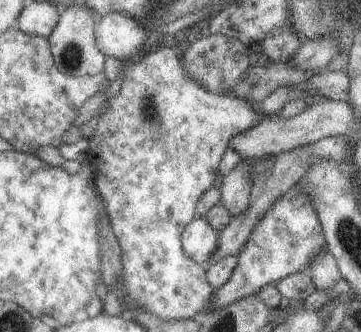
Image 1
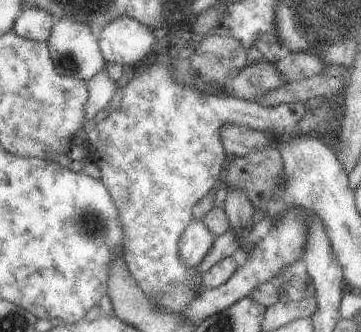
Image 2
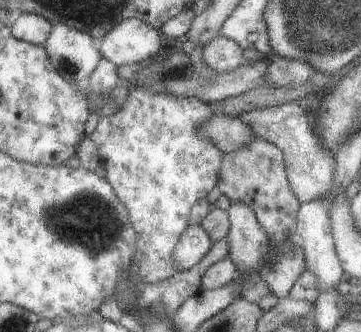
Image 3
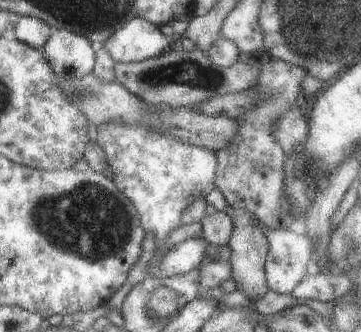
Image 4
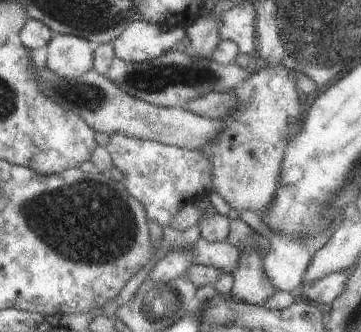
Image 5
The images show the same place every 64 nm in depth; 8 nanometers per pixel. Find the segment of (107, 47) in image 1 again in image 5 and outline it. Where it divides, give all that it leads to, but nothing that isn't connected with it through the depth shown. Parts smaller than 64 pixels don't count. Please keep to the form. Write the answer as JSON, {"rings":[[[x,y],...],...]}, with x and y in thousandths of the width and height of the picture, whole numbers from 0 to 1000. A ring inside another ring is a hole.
{"rings":[[[368,60],[319,120],[307,120],[307,145],[319,163],[319,181],[341,187],[418,187],[440,175],[452,157],[468,157],[468,145],[501,114],[518,108],[512,84],[440,84],[429,72],[413,72],[402,60]]]}

